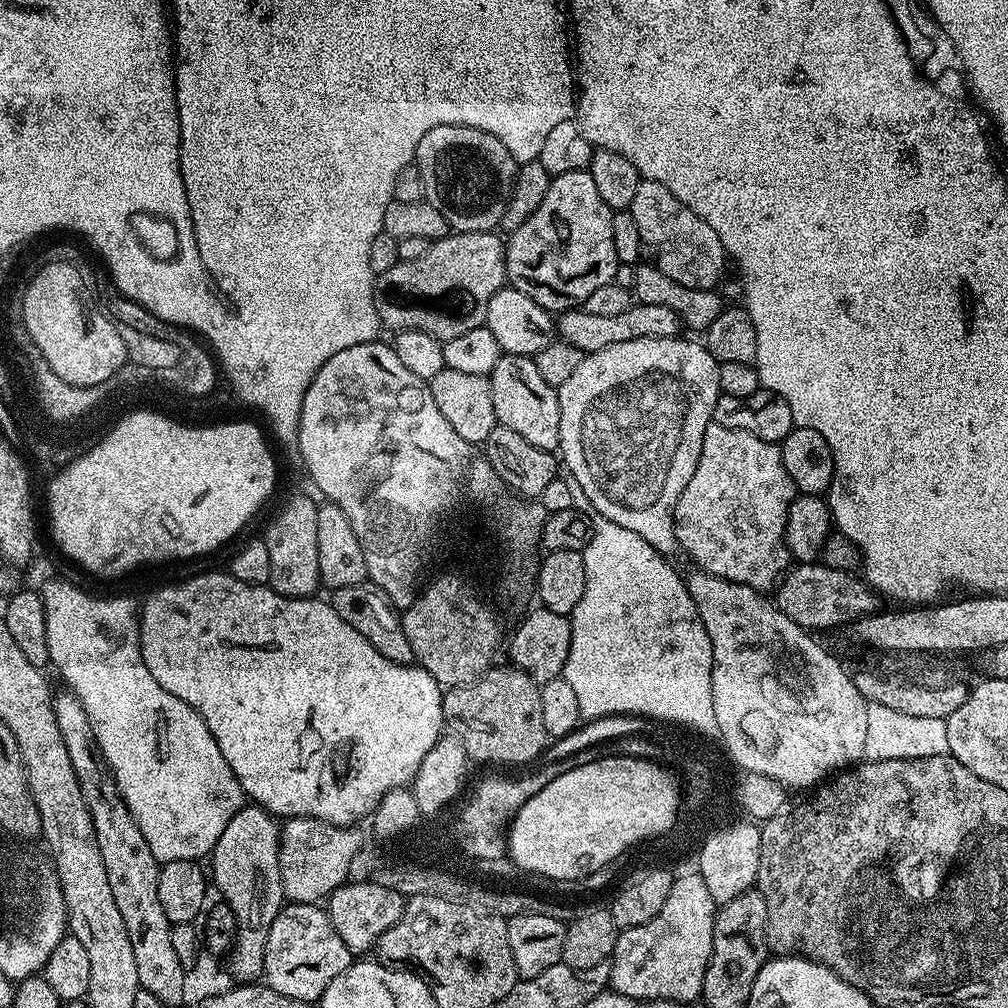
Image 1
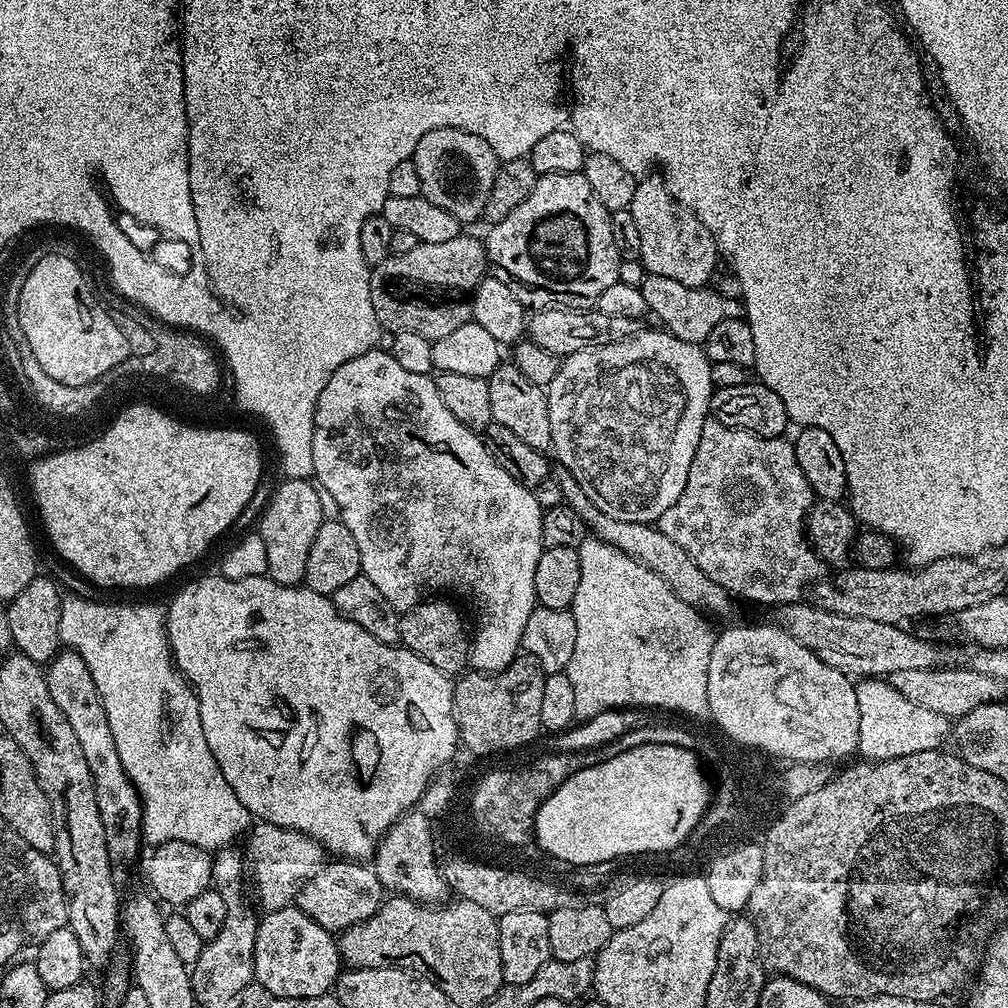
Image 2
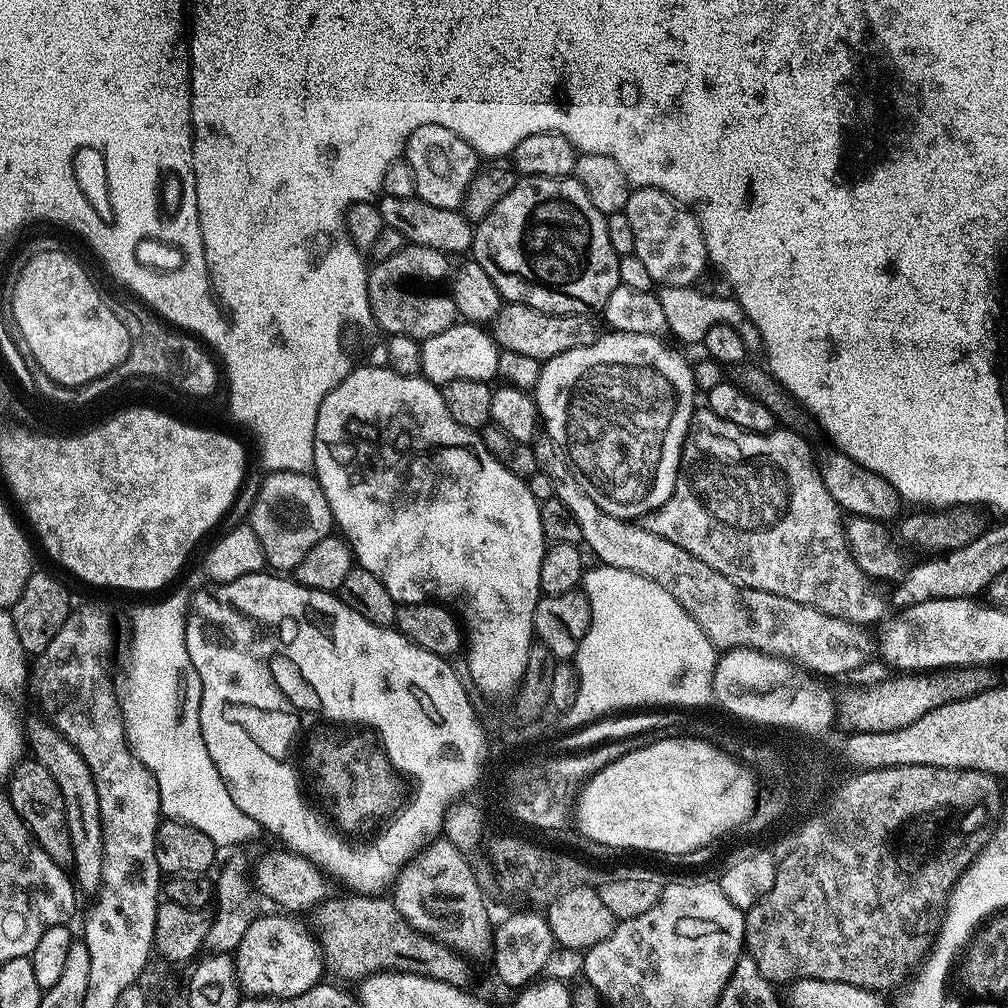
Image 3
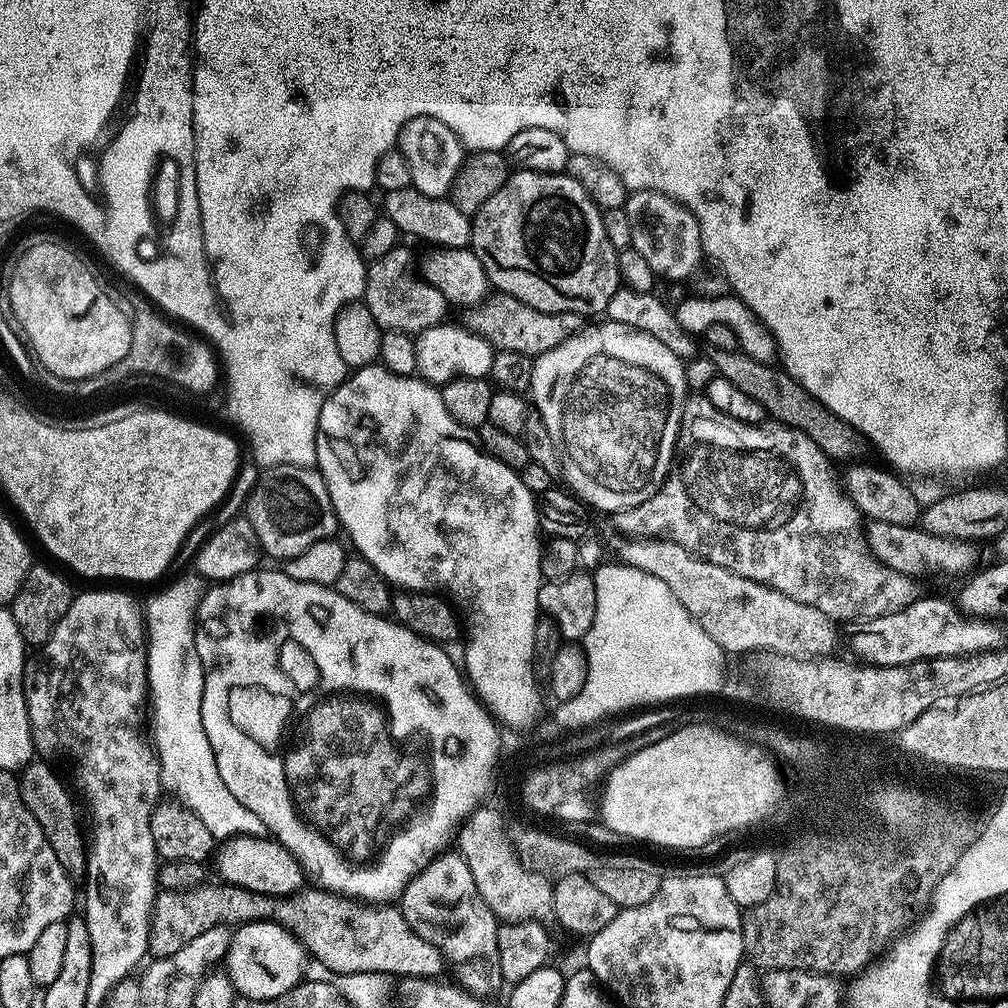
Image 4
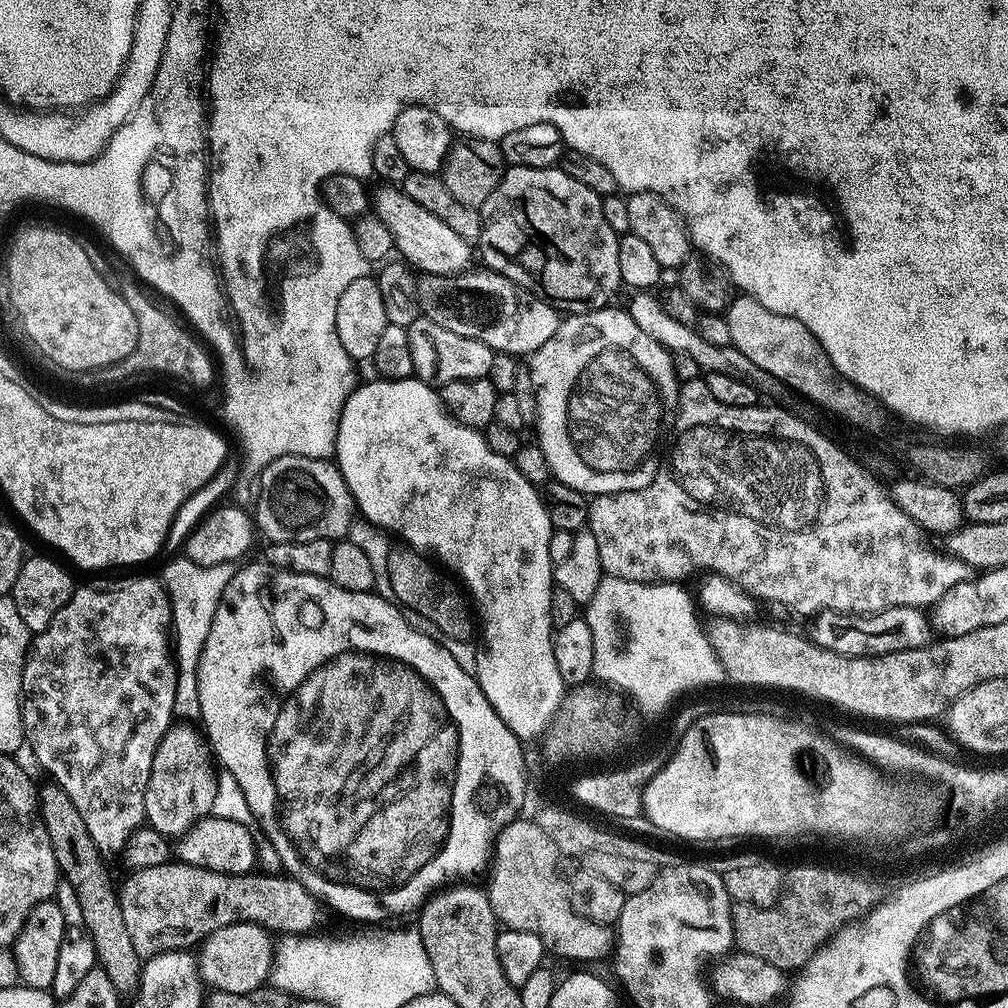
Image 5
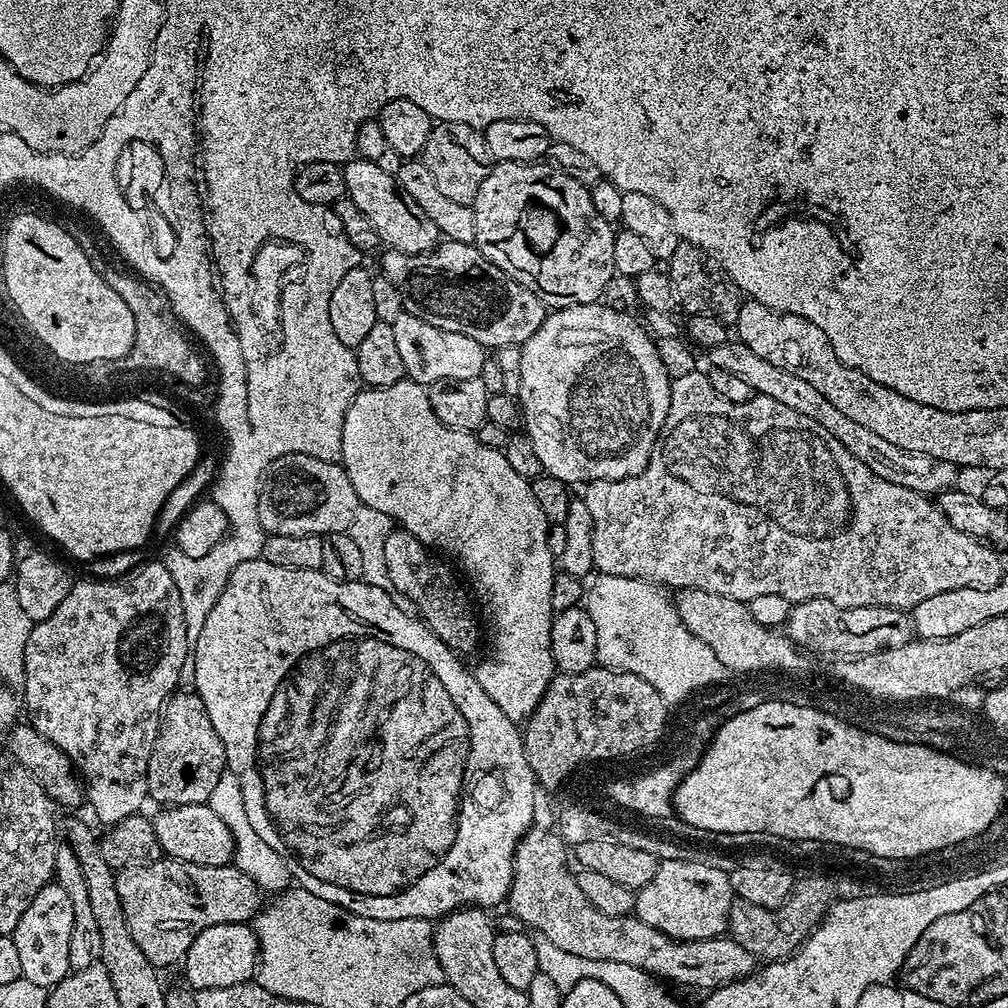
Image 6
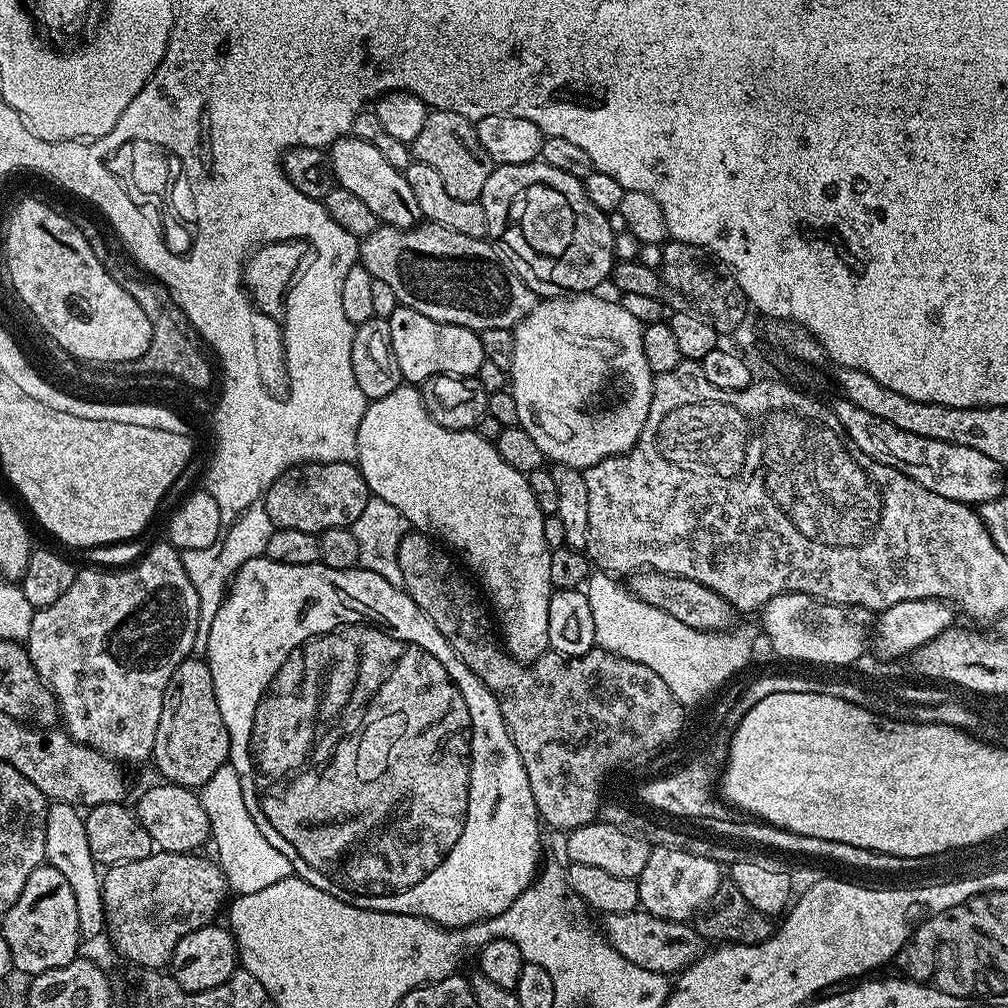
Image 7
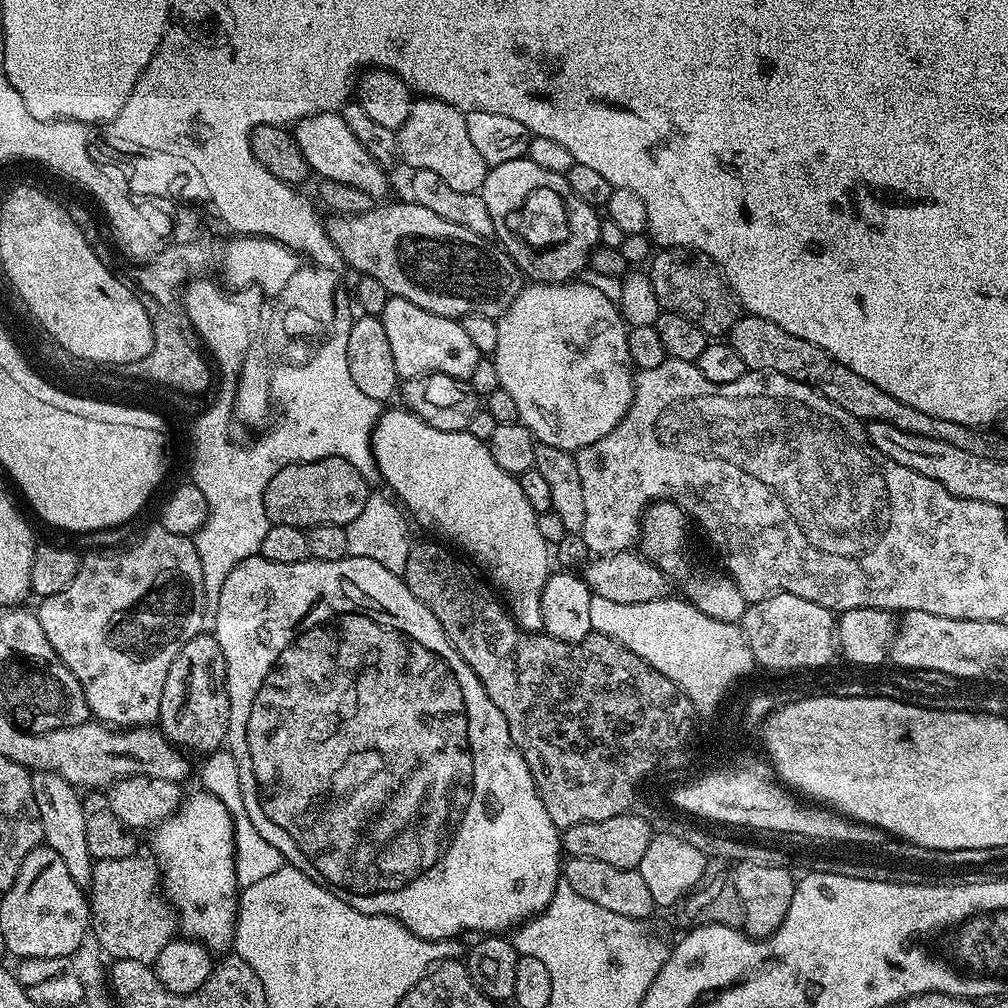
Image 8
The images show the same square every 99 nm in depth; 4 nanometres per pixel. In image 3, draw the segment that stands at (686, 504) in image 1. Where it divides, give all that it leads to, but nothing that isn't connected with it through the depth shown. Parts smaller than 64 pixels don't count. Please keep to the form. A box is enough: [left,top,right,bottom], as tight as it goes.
[684,406,880,626]

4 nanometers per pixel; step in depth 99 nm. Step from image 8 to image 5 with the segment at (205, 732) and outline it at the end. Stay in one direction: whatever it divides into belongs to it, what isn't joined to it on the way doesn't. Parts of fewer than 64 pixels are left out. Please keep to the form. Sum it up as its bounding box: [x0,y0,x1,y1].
[144,723,218,838]

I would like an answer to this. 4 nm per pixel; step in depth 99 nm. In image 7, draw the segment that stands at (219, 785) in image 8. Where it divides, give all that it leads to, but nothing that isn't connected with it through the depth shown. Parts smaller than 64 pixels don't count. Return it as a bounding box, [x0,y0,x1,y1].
[200,762,294,896]

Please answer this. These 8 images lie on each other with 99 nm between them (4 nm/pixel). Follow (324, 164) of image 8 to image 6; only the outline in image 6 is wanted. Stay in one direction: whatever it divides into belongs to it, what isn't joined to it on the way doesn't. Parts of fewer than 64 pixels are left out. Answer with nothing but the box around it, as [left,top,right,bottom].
[343,158,442,254]

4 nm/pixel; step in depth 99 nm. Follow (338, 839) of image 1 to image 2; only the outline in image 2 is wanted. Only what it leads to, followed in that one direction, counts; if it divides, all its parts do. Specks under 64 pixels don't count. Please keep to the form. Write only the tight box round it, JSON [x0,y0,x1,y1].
[242,822,326,912]

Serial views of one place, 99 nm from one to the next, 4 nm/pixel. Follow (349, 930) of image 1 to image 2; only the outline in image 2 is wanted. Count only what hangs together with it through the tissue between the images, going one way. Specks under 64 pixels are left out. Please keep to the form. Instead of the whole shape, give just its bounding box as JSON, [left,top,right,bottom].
[294,858,386,934]

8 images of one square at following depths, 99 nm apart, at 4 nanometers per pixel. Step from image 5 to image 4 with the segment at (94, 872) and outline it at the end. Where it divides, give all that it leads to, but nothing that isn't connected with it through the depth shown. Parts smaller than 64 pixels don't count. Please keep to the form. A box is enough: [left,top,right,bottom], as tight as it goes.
[19,762,90,874]

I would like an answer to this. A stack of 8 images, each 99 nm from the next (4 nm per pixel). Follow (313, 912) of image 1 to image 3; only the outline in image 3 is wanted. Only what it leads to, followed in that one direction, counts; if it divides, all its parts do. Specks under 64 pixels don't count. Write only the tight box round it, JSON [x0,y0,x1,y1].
[234,914,326,998]

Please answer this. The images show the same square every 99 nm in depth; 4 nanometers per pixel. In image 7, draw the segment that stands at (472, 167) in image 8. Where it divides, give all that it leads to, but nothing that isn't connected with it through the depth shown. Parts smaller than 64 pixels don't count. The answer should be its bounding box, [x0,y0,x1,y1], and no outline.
[410,111,494,202]

